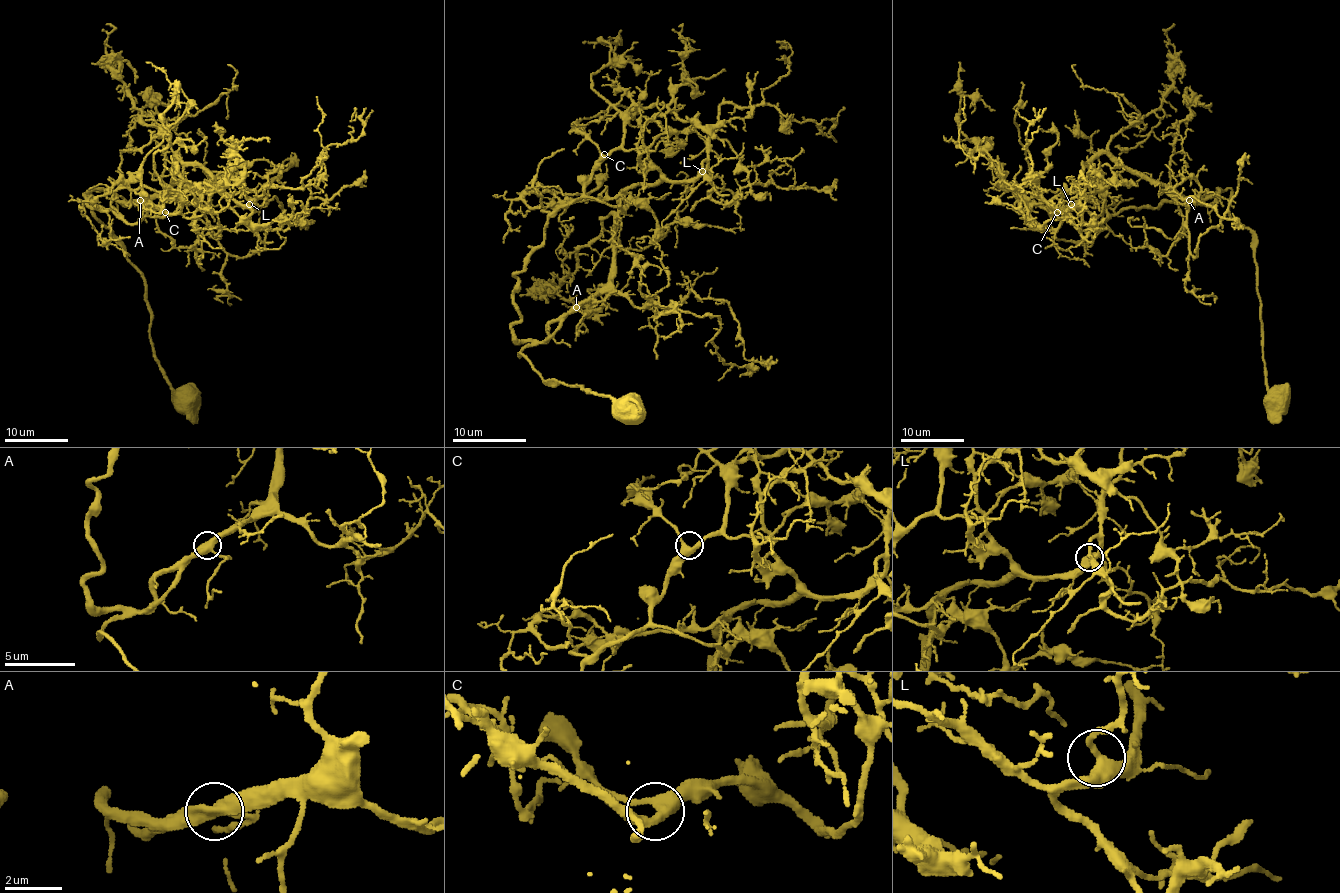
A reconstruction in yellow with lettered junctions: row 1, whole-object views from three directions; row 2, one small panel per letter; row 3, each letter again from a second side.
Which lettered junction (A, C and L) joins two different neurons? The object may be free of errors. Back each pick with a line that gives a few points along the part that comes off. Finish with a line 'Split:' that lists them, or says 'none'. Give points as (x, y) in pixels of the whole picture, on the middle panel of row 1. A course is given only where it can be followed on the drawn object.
Split: none

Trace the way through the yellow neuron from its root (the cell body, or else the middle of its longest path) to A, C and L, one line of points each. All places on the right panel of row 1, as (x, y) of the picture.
A: (1276, 396), (1266, 386), (1255, 236), (1231, 217), (1229, 188), (1223, 190), (1209, 204), (1189, 201)
C: (1276, 396), (1266, 386), (1255, 236), (1231, 217), (1229, 188), (1122, 207), (1103, 223), (1077, 206), (1057, 212)
L: (1276, 396), (1266, 386), (1255, 236), (1231, 217), (1229, 188), (1196, 204), (1098, 153), (1084, 164), (1071, 204)

